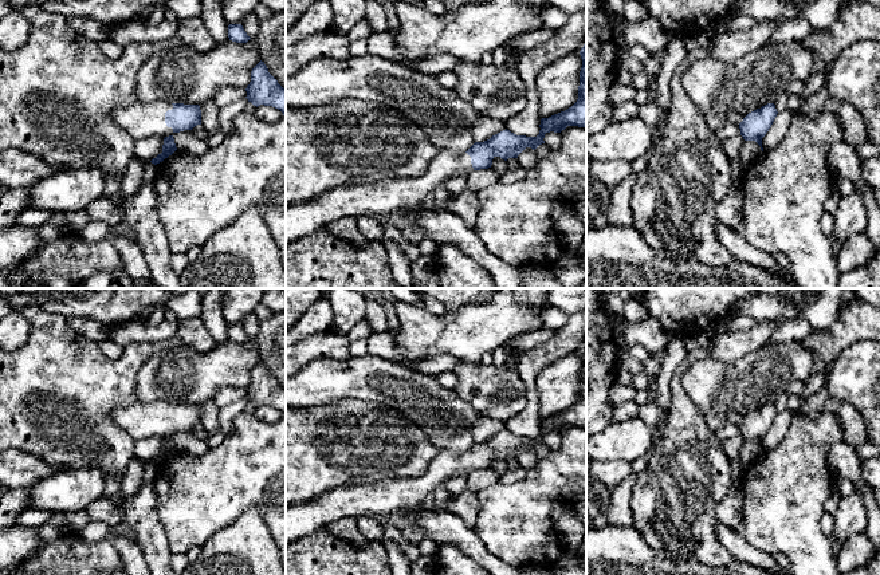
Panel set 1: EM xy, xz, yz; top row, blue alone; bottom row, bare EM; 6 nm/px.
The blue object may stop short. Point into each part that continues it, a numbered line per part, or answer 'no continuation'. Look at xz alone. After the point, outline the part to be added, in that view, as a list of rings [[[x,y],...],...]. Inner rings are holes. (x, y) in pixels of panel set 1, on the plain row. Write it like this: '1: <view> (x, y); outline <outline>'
1: xz (358, 500); outline [[[439,450],[428,469],[417,477],[400,477],[370,484],[353,484],[339,487],[322,496],[286,507],[286,547],[309,536],[318,529],[343,517],[365,517],[374,515],[390,515],[398,511],[420,508],[428,493],[439,485],[445,485],[452,477],[465,477],[474,470],[471,457],[464,453]]]

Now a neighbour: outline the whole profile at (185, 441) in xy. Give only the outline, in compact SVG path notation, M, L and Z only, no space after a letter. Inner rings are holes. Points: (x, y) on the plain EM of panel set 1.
M184 430L172 434L177 450L188 452L192 454L203 454L208 450L208 444L204 440L197 438L193 430Z

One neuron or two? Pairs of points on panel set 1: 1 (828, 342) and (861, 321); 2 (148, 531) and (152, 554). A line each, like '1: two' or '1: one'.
1: one
2: one

